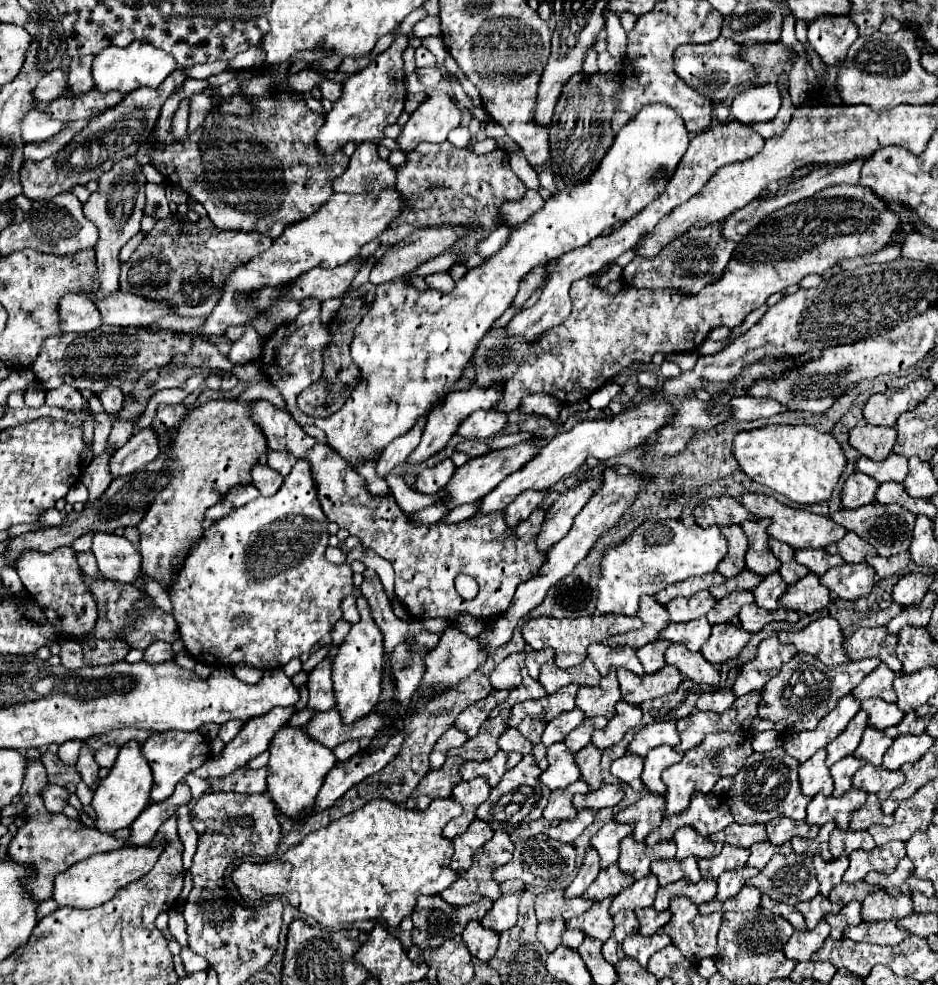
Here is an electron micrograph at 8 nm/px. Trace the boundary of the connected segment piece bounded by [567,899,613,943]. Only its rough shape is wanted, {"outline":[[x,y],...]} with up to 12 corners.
{"outline":[[611,899],[569,919],[567,929],[607,941],[613,931]]}

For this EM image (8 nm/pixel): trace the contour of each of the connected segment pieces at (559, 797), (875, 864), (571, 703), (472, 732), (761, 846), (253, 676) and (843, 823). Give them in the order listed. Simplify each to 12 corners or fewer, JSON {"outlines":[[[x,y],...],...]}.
{"outlines":[[[585,781],[551,791],[545,819],[573,819],[573,795],[589,793]],[[891,841],[849,855],[845,885],[897,869],[905,843]],[[571,683],[543,699],[517,703],[509,727],[523,717],[551,721],[575,707],[579,685]],[[493,691],[489,697],[467,707],[455,727],[469,737],[489,713],[507,699],[509,691]],[[791,843],[751,845],[747,865],[763,871],[775,853],[789,855]],[[235,667],[235,677],[245,683],[255,683],[263,671],[253,667]],[[861,789],[841,797],[817,793],[807,805],[807,825],[835,821],[849,829],[851,813],[867,799]]]}

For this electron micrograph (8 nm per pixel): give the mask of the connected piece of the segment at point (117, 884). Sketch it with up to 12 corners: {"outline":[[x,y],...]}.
{"outline":[[161,849],[91,855],[55,877],[59,907],[93,909],[143,877]]}

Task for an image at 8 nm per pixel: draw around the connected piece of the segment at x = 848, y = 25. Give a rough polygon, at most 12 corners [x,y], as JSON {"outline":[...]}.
{"outline":[[845,15],[819,17],[809,43],[825,65],[843,65],[855,39]]}

